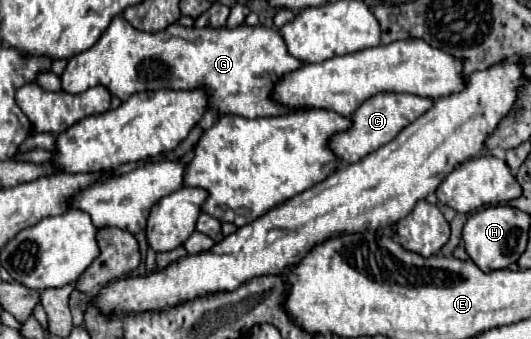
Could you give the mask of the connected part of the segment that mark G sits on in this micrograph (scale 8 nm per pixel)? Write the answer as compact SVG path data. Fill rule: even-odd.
M115 16L115 18L111 20L109 28L103 32L103 36L101 36L89 50L85 50L85 52L75 54L75 56L69 58L67 68L63 70L63 74L61 74L59 78L61 78L61 86L63 86L63 90L69 92L69 94L81 94L81 92L85 92L85 90L89 90L89 88L101 84L101 86L105 86L113 96L117 96L117 98L121 98L121 100L127 100L127 98L131 98L133 94L137 94L137 92L145 92L145 90L147 90L147 92L155 92L155 90L197 90L197 88L203 88L203 90L207 92L207 110L215 110L219 116L257 118L257 116L283 116L283 114L291 114L291 112L295 112L295 108L289 108L289 106L285 106L285 104L273 100L273 88L275 88L275 84L277 84L285 74L289 74L289 72L293 72L293 70L299 70L299 68L303 68L303 66L305 66L305 64L303 64L301 60L297 60L295 56L291 56L291 54L287 52L287 46L285 46L285 42L283 42L283 38L281 38L281 34L279 34L277 28L265 28L265 26L237 26L237 28L183 28L181 24L171 24L171 26L167 26L167 28L161 30L161 32L147 34L147 32L139 32L139 30L135 30L125 18Z

